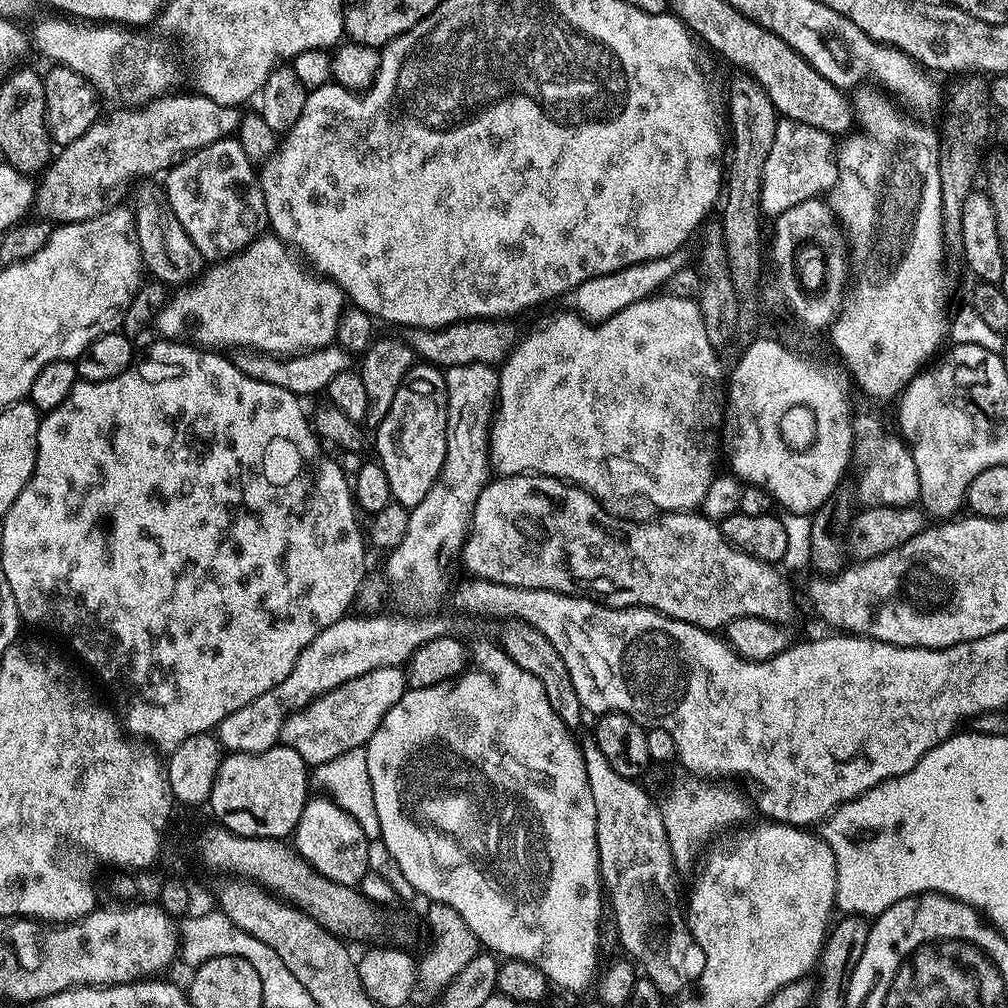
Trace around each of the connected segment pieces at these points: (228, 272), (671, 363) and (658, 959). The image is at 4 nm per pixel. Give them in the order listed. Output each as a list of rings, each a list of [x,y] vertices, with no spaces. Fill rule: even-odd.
[[[275,234],[260,236],[235,255],[213,263],[191,287],[181,287],[177,292],[180,293],[173,300],[171,297],[156,315],[154,328],[164,335],[161,337],[183,337],[180,335],[183,334],[184,326],[192,316],[193,322],[196,323],[196,332],[200,335],[201,345],[240,344],[236,346],[245,346],[264,354],[300,354],[305,350],[331,345],[336,340],[339,316],[346,305],[343,290],[333,280],[305,267],[293,255],[288,245]]]
[[[657,294],[634,306],[626,306],[608,320],[589,322],[579,314],[556,316],[549,324],[536,328],[528,337],[521,339],[509,352],[507,360],[499,365],[499,401],[492,418],[489,434],[491,471],[497,477],[553,476],[571,485],[591,492],[597,500],[607,502],[611,496],[645,496],[661,513],[682,512],[703,505],[706,490],[710,490],[716,472],[716,451],[722,448],[722,429],[726,407],[726,368],[720,365],[717,349],[710,346],[706,338],[706,326],[702,322],[700,305],[695,299],[673,294]]]
[[[593,737],[581,741],[583,758],[587,764],[587,780],[590,782],[591,794],[594,797],[596,812],[596,844],[599,846],[600,875],[608,895],[610,912],[614,914],[613,927],[616,930],[619,947],[627,951],[645,968],[645,977],[654,982],[662,996],[671,998],[682,993],[690,984],[695,985],[705,969],[706,954],[704,948],[698,946],[683,909],[678,908],[678,892],[676,890],[675,860],[669,846],[669,838],[665,830],[665,822],[661,816],[660,807],[641,787],[639,781],[623,778],[614,770],[606,756],[598,749]],[[668,924],[668,946],[658,951],[652,950],[647,944],[647,935],[652,927]]]

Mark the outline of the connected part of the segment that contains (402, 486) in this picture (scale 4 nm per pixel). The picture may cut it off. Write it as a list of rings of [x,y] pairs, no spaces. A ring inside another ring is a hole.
[[[413,363],[394,394],[394,402],[390,402],[386,418],[374,432],[374,456],[386,472],[391,499],[409,510],[429,493],[446,460],[448,396],[444,375],[435,364]]]

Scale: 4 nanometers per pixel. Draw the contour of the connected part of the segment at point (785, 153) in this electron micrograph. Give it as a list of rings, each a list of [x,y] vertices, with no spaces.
[[[777,119],[774,146],[770,146],[770,154],[764,167],[764,181],[760,184],[760,206],[765,217],[778,217],[784,211],[790,210],[790,206],[817,199],[825,190],[831,189],[838,174],[832,140],[829,133],[814,126]]]

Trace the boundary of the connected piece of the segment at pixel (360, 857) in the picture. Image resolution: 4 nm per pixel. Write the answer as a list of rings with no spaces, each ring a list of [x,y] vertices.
[[[327,798],[309,799],[302,810],[302,818],[298,818],[298,826],[294,833],[294,847],[300,857],[318,874],[330,878],[330,882],[338,882],[342,886],[355,888],[360,886],[369,872],[367,862],[367,846],[369,840],[362,834],[362,826],[339,808],[333,800]]]

